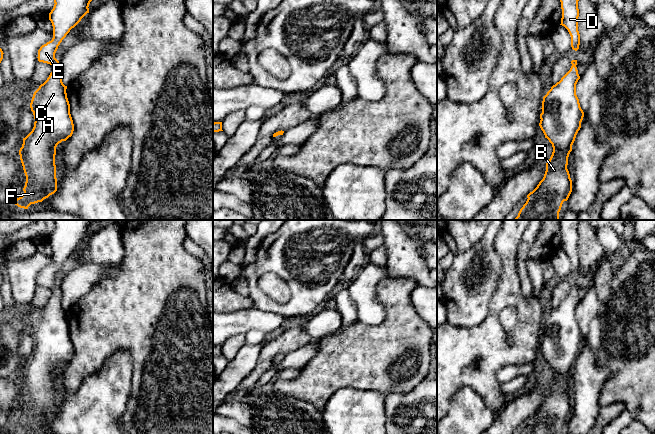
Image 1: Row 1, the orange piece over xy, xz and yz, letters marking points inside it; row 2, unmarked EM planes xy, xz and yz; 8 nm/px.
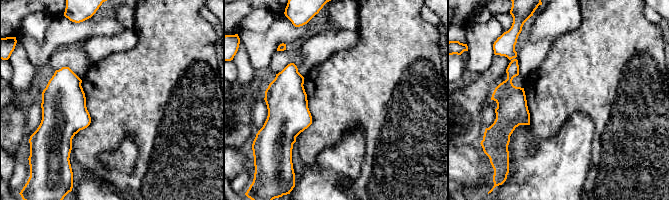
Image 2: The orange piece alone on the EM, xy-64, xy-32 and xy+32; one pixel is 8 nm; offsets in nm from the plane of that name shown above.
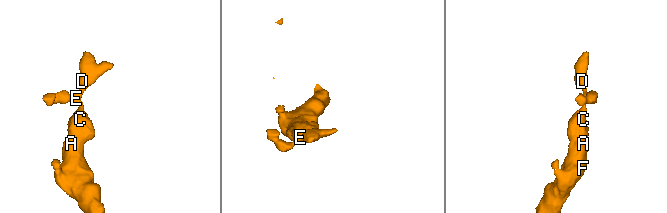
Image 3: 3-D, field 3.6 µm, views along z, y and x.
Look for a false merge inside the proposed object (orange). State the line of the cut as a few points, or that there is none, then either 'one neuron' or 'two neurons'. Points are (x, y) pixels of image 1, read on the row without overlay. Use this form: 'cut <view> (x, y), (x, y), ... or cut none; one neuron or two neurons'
cut none; one neuron

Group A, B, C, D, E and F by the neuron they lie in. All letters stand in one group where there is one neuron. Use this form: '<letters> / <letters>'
A B C D E F

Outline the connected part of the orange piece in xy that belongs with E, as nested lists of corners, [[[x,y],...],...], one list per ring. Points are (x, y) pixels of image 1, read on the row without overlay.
[[[53,220],[54,231],[49,237],[49,244],[53,250],[53,262],[42,269],[38,274],[38,285],[52,289],[54,292],[47,304],[34,316],[30,332],[34,339],[34,351],[23,362],[22,371],[19,374],[20,384],[26,400],[24,418],[15,424],[15,429],[28,433],[31,428],[42,426],[57,415],[55,379],[56,371],[62,365],[72,360],[74,348],[70,338],[70,328],[66,313],[62,306],[62,294],[59,285],[55,282],[58,270],[66,259],[81,243],[89,237],[89,228],[95,222],[93,220]]]

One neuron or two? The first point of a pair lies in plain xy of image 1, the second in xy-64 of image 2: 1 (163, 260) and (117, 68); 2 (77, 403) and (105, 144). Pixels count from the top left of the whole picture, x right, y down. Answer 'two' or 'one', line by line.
1: one
2: two

